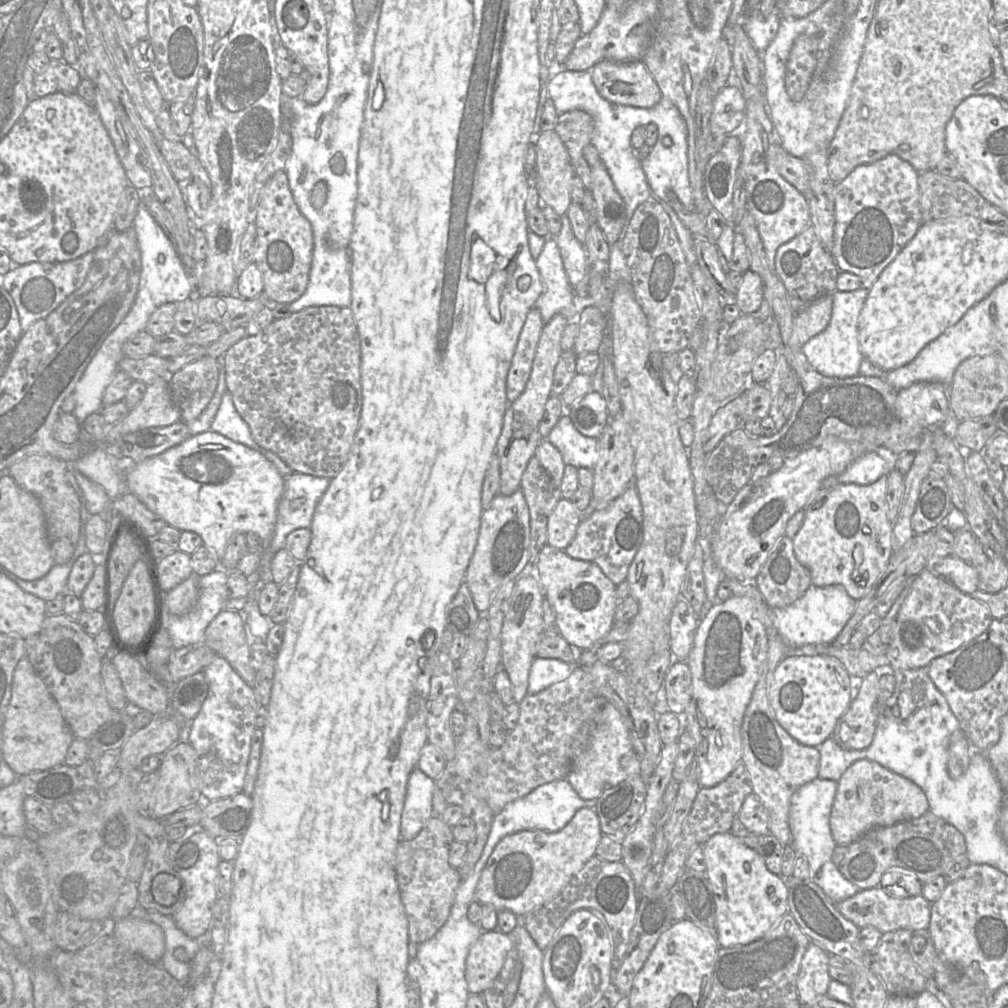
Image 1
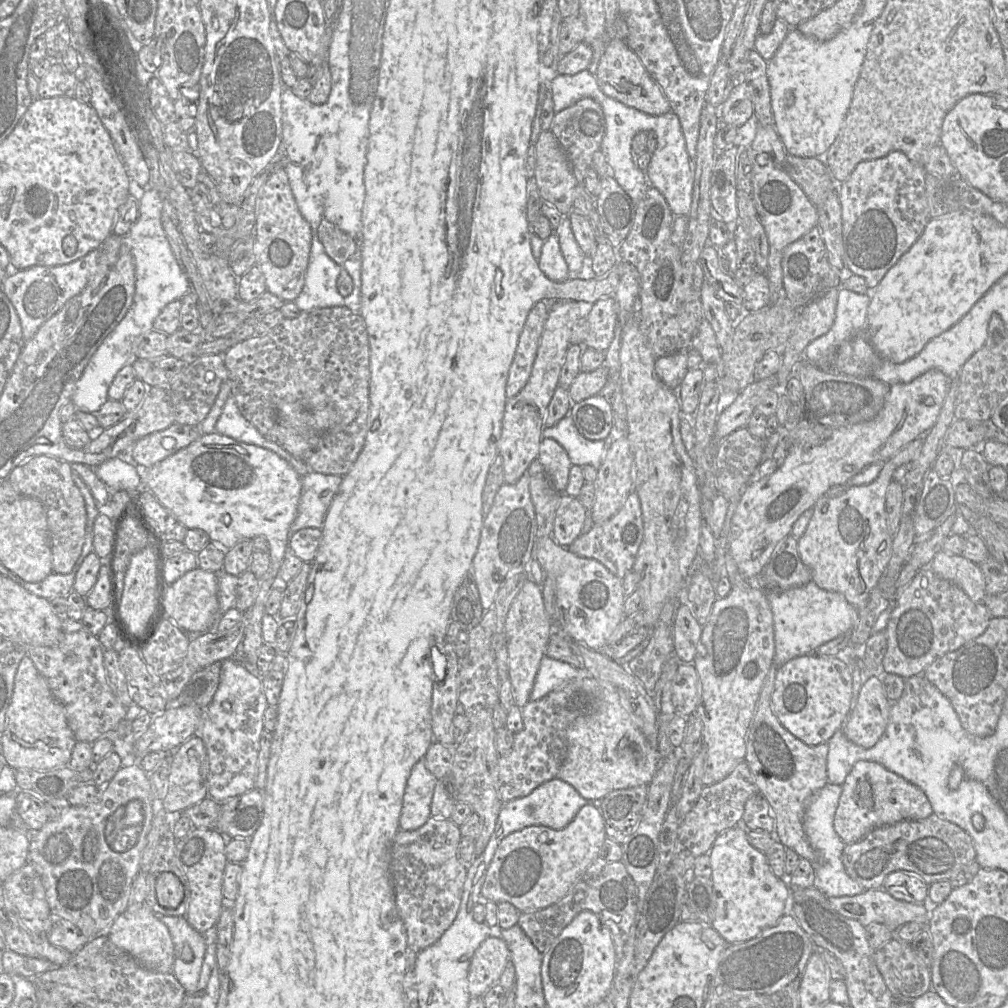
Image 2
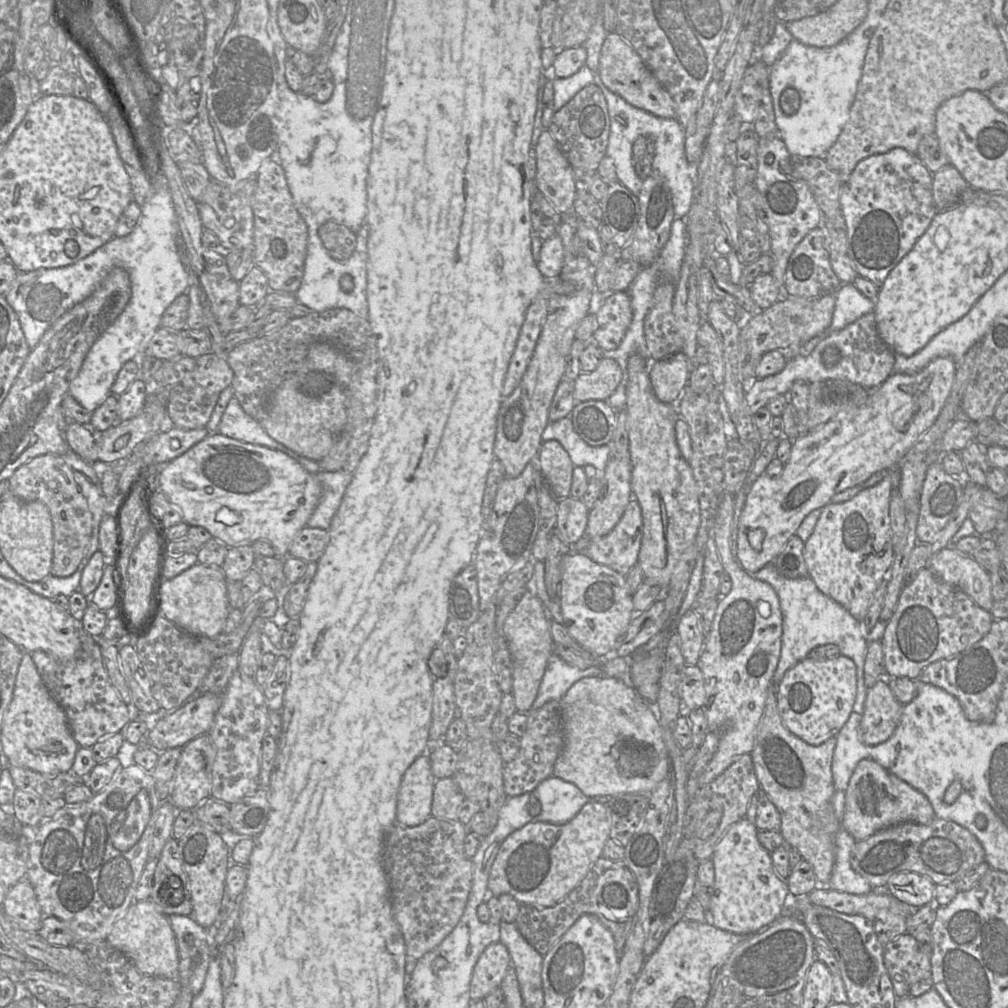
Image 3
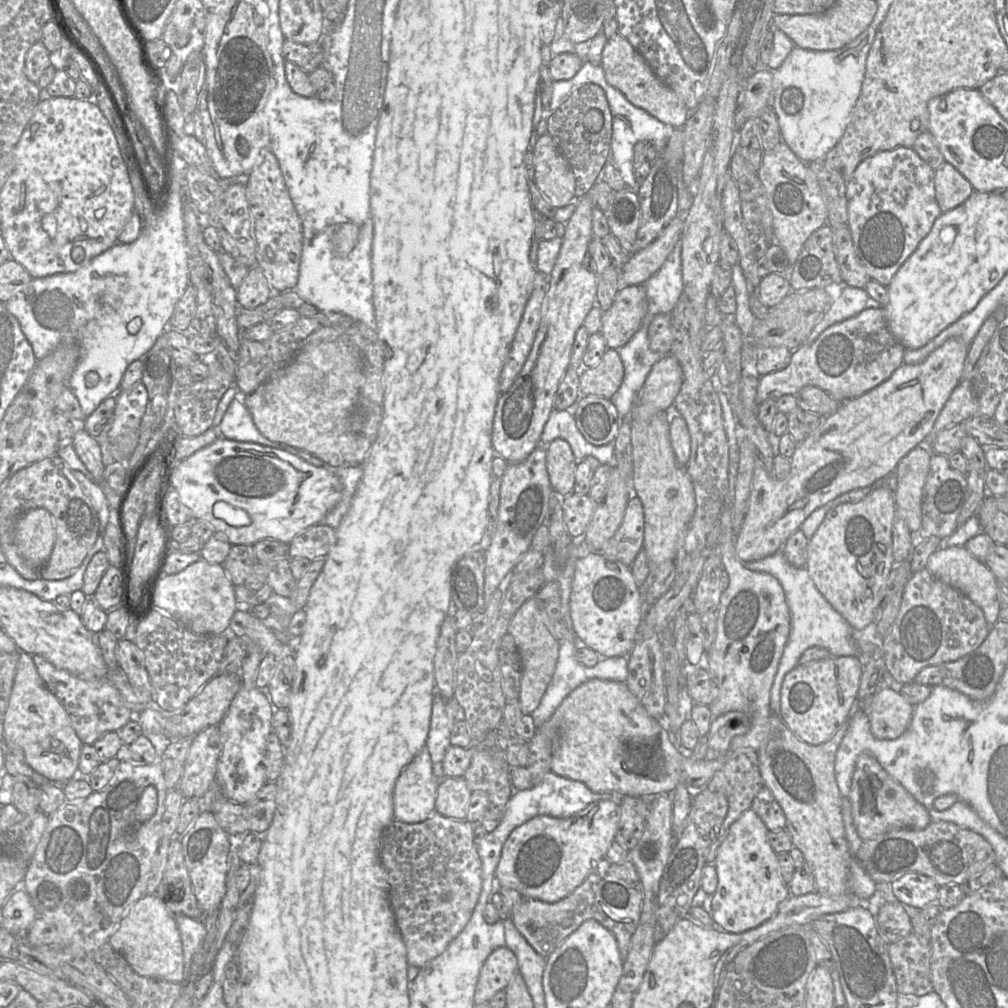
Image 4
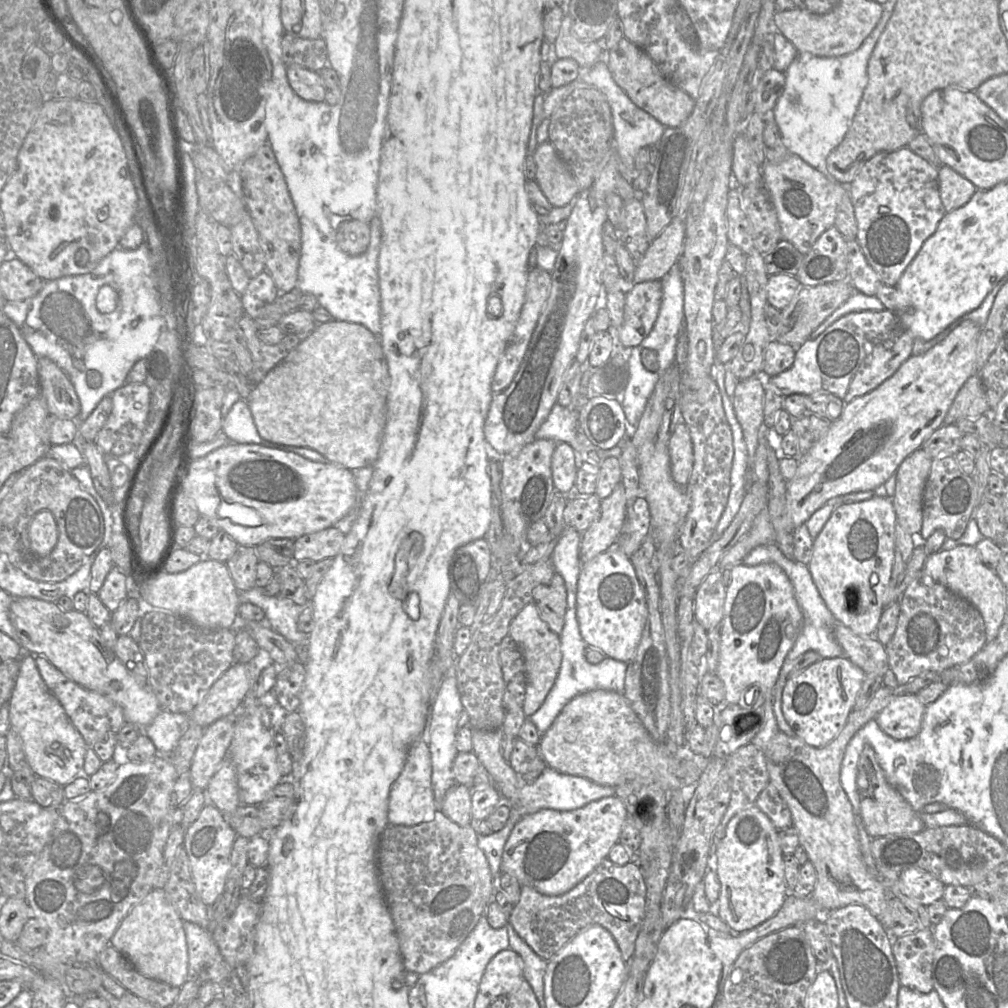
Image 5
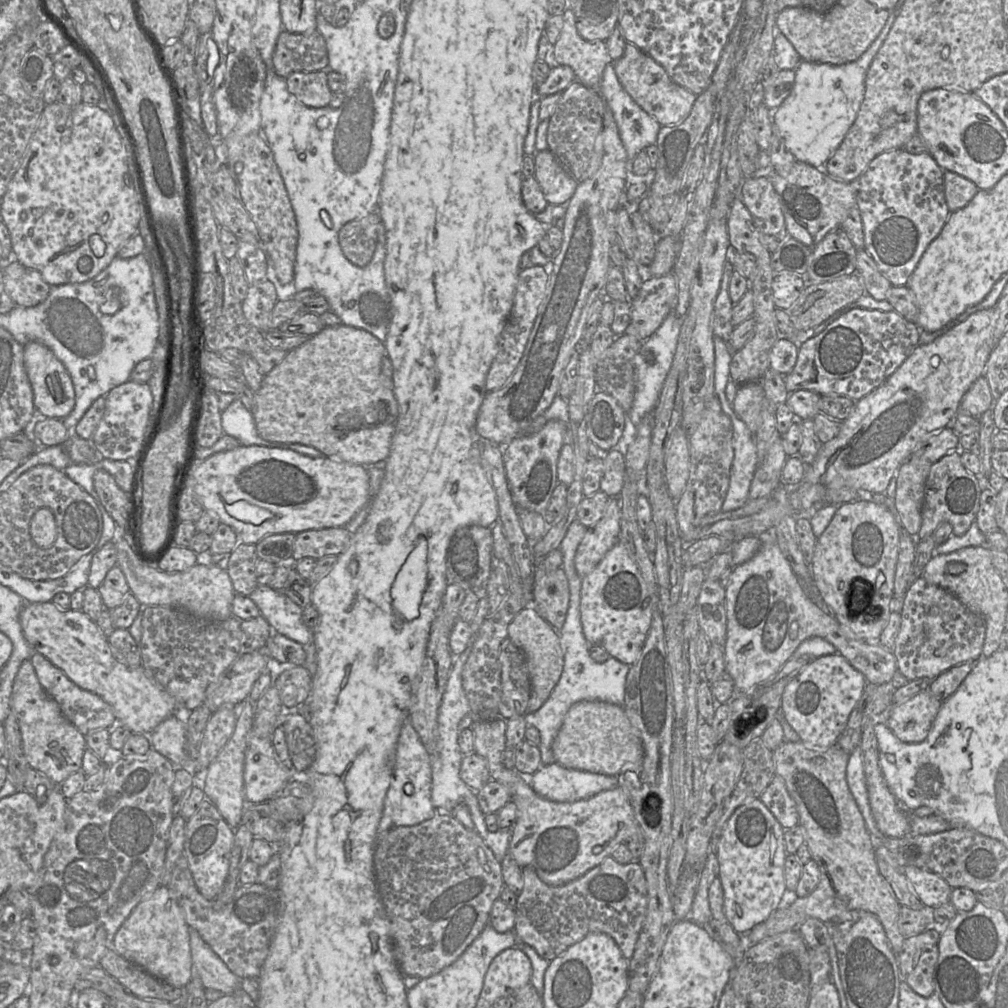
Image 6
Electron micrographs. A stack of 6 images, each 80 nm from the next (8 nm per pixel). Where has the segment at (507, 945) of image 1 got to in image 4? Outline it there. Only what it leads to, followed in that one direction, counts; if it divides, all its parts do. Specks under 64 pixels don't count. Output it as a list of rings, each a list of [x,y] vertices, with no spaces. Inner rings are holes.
[[[507,947],[495,949],[485,960],[474,993],[475,1006],[489,1003],[499,991],[504,991],[518,970],[516,955]]]

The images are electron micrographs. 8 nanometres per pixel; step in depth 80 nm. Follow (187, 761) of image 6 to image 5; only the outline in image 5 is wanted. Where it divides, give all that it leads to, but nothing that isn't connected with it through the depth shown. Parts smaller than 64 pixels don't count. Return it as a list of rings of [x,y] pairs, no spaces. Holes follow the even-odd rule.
[[[161,710],[153,722],[144,728],[144,734],[153,742],[157,751],[171,755],[181,738],[181,730],[174,714]]]

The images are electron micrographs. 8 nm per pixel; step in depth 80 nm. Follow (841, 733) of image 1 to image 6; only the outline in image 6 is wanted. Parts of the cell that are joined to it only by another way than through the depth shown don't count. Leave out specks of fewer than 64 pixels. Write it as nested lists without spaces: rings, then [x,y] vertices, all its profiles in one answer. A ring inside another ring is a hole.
[[[924,690],[900,705],[892,705],[879,720],[884,720],[900,741],[920,743],[927,738],[941,705],[942,701]]]

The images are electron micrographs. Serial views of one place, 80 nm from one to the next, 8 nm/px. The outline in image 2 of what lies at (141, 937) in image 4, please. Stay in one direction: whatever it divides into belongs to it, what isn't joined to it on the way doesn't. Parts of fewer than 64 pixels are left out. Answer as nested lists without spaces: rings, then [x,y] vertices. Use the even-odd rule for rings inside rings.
[[[146,904],[128,906],[109,927],[108,937],[115,946],[133,956],[144,968],[158,973],[172,973],[175,955],[170,932]]]

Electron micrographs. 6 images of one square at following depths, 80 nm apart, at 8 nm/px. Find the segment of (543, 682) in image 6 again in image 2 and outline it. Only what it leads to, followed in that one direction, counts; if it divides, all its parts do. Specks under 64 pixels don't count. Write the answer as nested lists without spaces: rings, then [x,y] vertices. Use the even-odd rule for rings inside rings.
[[[529,577],[510,606],[505,622],[509,680],[513,687],[515,705],[520,708],[523,708],[530,701],[530,694],[540,662],[545,656],[551,634],[552,627],[545,611],[541,585],[536,584]]]

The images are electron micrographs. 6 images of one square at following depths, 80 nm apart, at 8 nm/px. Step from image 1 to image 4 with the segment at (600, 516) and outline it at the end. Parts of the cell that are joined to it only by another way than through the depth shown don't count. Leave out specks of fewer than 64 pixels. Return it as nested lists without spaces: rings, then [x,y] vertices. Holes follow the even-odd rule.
[[[638,497],[630,498],[619,528],[599,552],[608,560],[619,561],[630,567],[643,549],[644,529],[642,502]]]

